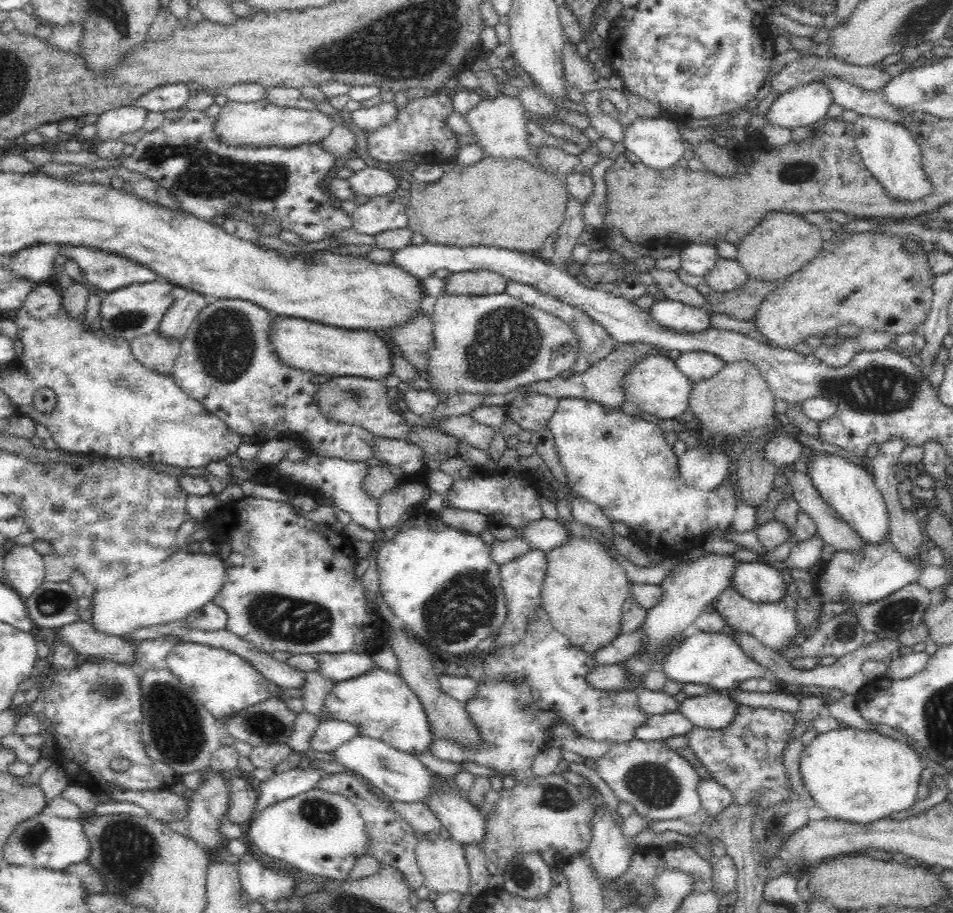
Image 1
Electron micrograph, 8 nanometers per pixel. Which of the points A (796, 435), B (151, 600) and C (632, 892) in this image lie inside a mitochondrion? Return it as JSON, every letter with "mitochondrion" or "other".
{"A":"other","B":"other","C":"mitochondrion"}

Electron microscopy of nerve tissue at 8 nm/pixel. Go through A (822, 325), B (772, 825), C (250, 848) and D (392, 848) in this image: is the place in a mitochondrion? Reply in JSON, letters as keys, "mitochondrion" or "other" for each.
{"A":"other","B":"mitochondrion","C":"other","D":"other"}

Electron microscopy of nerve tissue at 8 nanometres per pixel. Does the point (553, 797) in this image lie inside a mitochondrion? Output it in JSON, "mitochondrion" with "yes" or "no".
{"mitochondrion":"yes"}

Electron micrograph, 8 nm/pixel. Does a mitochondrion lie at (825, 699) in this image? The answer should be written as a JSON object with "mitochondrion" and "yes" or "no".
{"mitochondrion":"no"}

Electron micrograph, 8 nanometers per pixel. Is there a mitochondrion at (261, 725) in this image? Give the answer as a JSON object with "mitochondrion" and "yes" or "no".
{"mitochondrion":"yes"}

